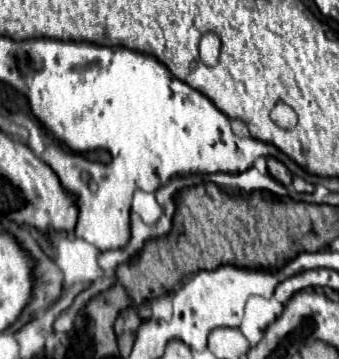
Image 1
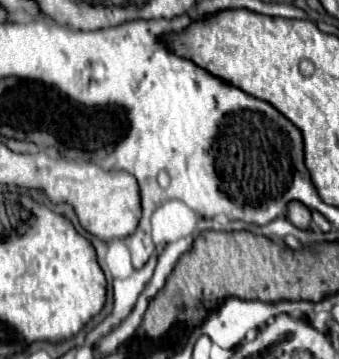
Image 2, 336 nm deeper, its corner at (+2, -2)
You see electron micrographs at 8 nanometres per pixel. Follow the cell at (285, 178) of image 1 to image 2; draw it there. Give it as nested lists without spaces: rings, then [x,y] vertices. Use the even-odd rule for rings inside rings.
[[[293,202],[293,206],[289,206],[287,218],[299,230],[309,230],[311,228],[311,212],[305,210],[305,206],[297,206],[297,202]]]

